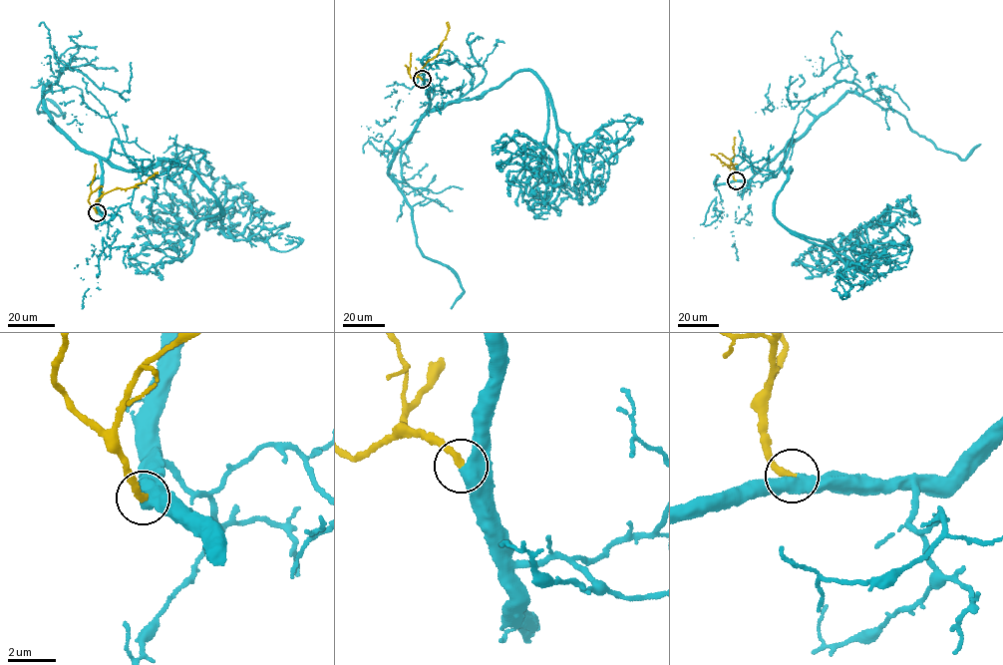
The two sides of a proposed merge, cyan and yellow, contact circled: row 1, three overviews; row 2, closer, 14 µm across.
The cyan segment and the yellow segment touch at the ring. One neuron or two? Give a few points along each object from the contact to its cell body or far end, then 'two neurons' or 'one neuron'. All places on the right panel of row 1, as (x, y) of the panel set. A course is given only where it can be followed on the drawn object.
cyan runs (736, 180), (784, 151), (792, 169), (775, 217), (859, 253), (885, 235), (889, 209), (914, 215), (907, 199); yellow runs (736, 180), (734, 166), (711, 155); one neuron

